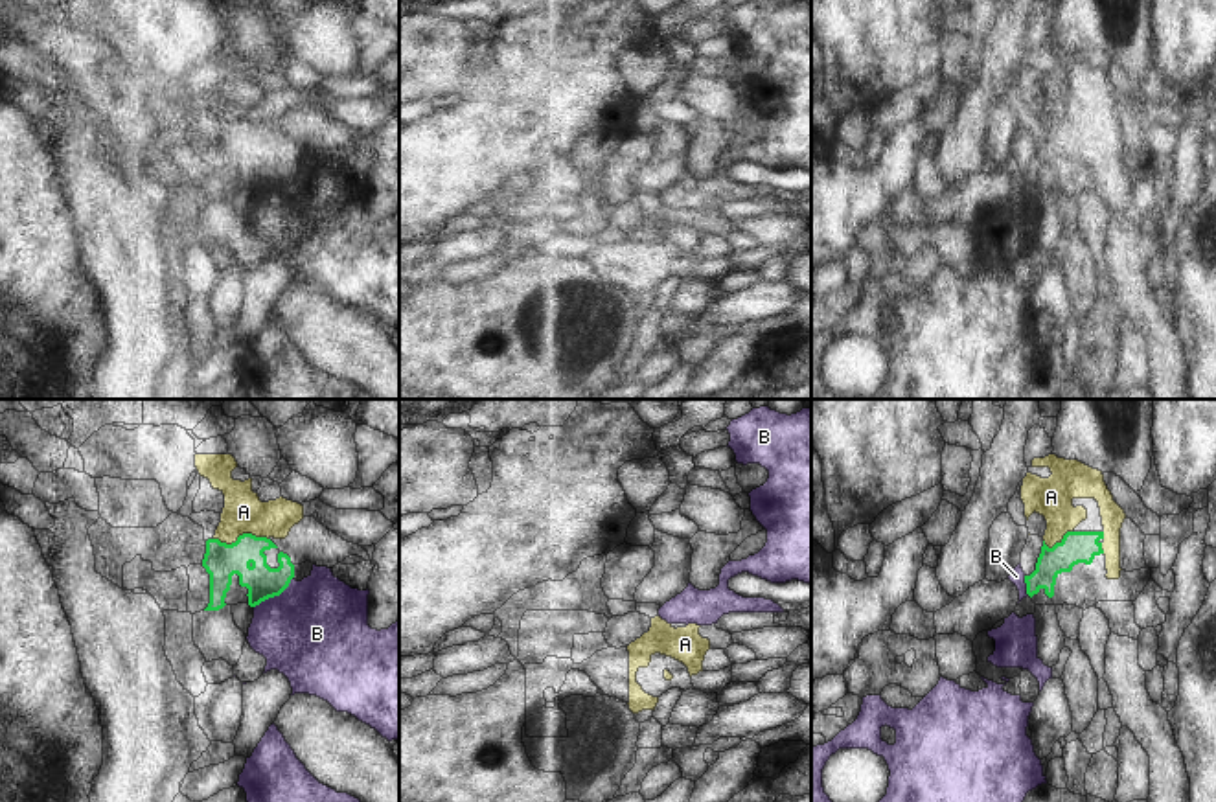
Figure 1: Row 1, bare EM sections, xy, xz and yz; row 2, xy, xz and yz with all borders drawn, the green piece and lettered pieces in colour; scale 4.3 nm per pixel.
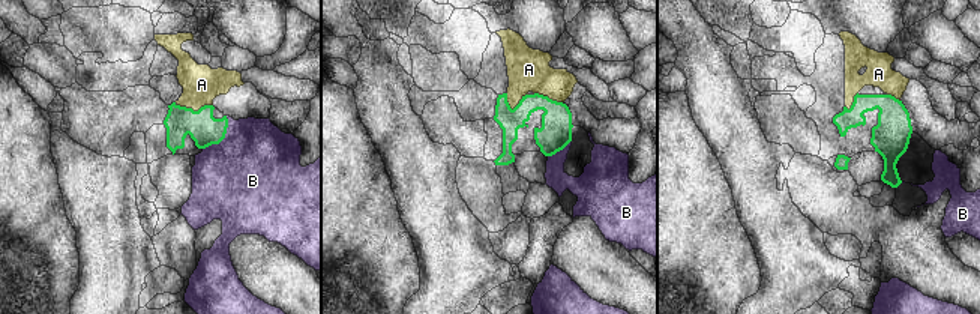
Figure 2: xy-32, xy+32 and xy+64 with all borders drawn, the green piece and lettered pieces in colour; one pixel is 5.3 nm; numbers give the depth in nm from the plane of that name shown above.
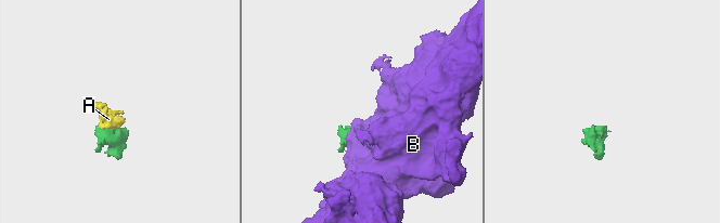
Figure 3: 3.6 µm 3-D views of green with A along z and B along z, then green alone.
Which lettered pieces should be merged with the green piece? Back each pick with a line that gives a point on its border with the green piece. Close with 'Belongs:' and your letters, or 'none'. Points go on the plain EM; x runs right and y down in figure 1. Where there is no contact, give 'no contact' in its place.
A: xy (241, 124)
Belongs: A

